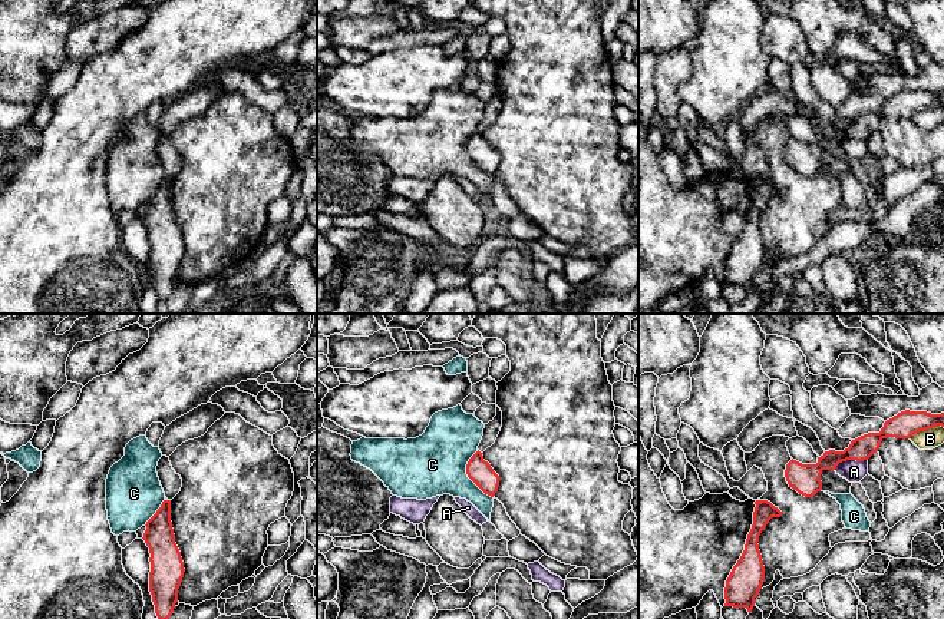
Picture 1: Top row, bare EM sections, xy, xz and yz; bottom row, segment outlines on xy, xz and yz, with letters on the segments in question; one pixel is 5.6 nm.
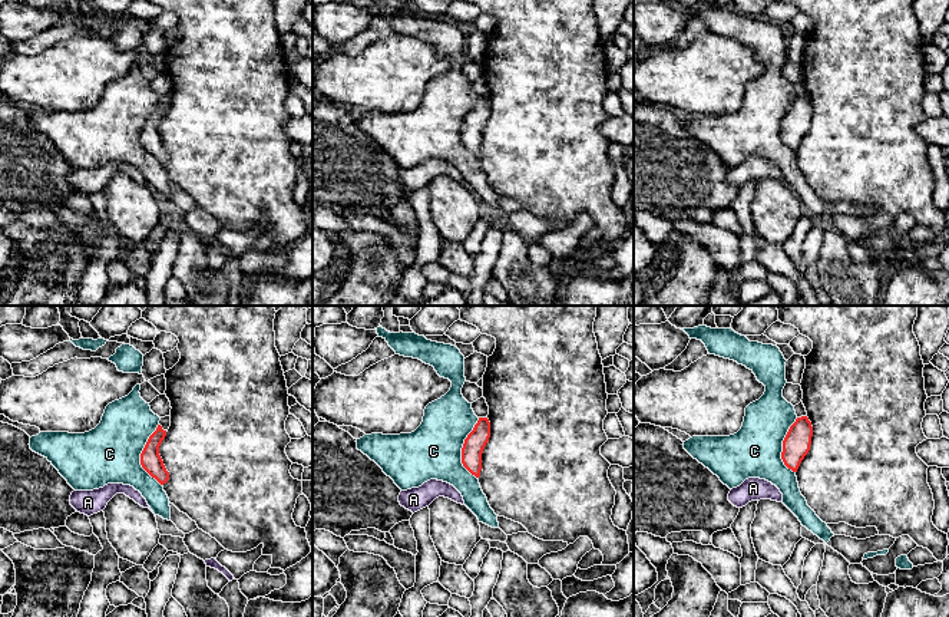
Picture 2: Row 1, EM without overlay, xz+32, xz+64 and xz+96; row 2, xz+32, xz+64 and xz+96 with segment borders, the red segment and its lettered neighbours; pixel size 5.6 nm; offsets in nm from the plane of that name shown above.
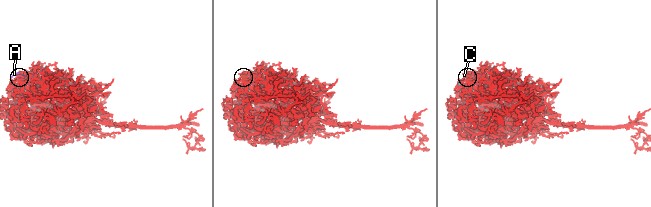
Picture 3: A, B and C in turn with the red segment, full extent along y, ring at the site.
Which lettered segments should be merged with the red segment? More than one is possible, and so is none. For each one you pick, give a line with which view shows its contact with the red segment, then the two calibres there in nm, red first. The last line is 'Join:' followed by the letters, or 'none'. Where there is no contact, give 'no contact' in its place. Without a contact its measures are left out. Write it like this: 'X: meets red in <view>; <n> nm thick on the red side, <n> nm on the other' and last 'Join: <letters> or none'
Join: none

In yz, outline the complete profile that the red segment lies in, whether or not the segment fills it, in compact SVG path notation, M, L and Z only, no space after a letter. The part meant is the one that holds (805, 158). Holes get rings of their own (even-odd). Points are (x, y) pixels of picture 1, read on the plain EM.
M901 90L884 102L879 112L868 112L851 120L844 130L829 129L818 136L816 143L802 143L790 139L786 143L785 156L793 169L805 176L812 176L822 169L821 153L823 149L835 149L846 139L868 139L878 130L879 123L887 116L910 117L912 113L928 107L944 106L944 92L931 93L927 90Z

